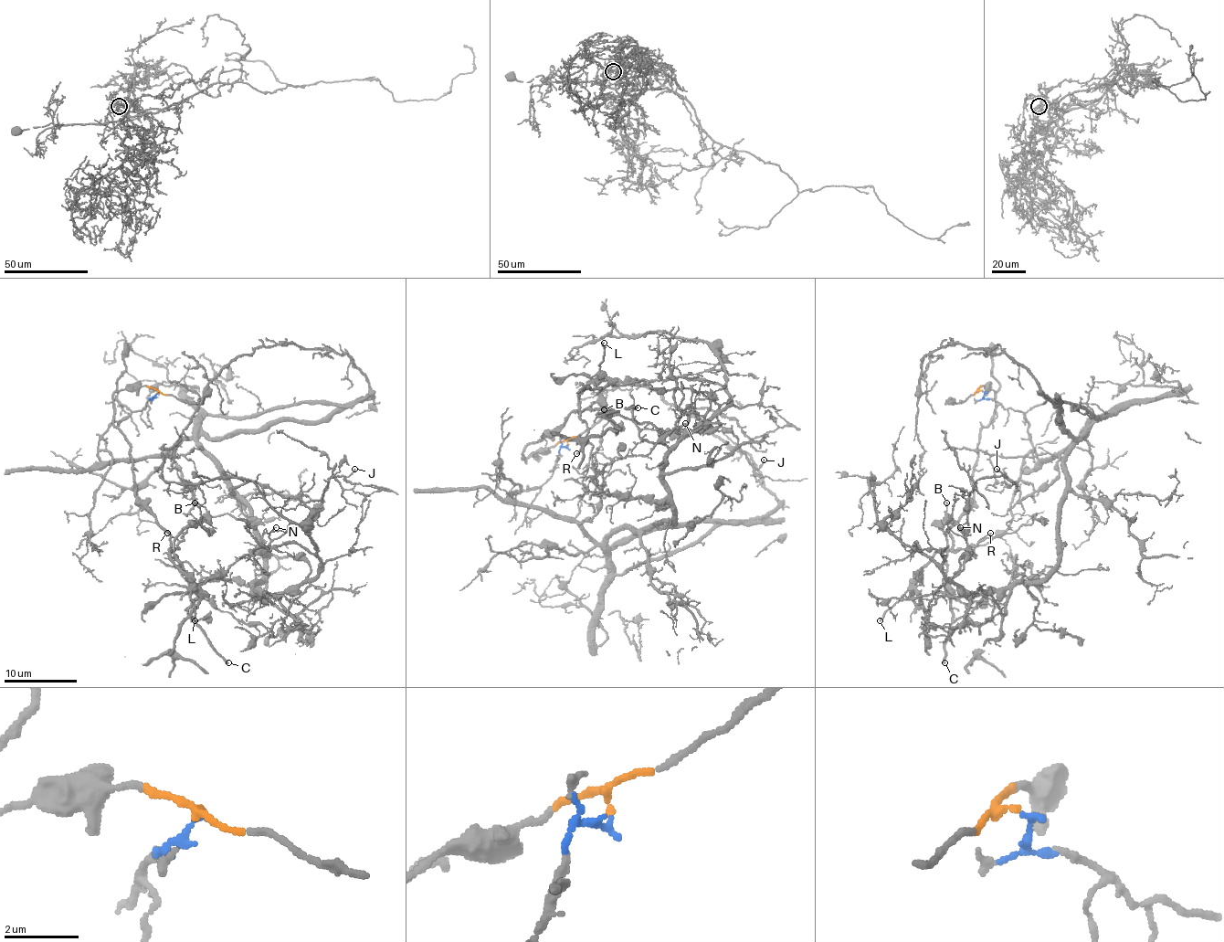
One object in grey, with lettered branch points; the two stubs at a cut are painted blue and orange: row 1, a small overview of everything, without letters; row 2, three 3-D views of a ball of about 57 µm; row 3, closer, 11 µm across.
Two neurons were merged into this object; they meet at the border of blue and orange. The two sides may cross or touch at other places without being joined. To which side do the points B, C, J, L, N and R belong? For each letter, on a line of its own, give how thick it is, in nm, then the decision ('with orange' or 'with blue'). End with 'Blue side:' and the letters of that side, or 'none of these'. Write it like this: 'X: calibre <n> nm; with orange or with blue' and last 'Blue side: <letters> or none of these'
B: calibre 150 nm; with orange
C: calibre 240 nm; with orange
J: calibre 110 nm; with orange
L: calibre 180 nm; with orange
N: calibre 150 nm; with orange
R: calibre 120 nm; with orange
Blue side: none of these

